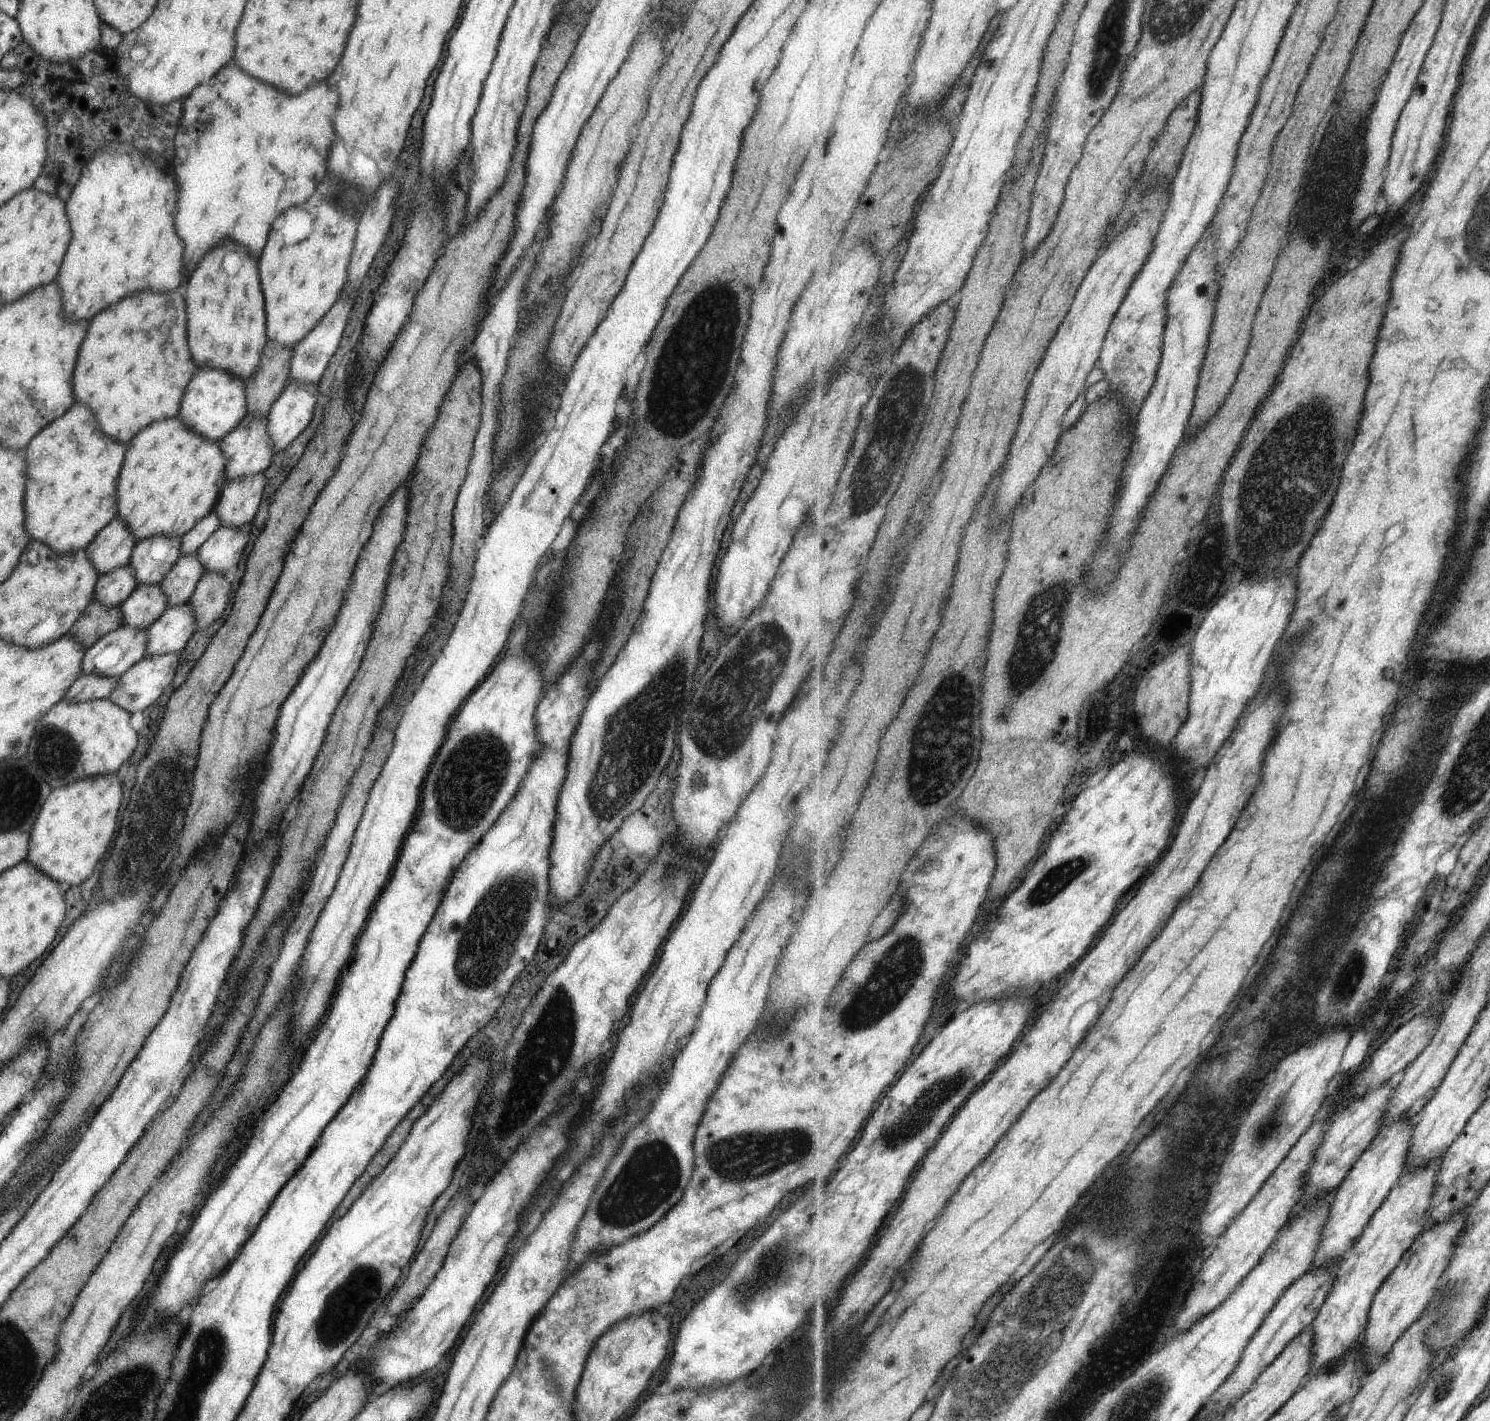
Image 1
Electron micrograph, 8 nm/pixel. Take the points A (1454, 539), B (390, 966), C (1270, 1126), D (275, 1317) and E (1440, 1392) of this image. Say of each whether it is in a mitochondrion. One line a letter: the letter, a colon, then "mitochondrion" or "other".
A: other
B: other
C: mitochondrion
D: other
E: mitochondrion

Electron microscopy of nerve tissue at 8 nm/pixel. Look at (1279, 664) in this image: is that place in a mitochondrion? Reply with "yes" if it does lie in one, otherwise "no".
no

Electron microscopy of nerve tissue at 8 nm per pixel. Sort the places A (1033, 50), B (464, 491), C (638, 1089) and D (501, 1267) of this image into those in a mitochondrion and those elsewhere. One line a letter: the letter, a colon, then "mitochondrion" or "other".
A: other
B: other
C: other
D: other

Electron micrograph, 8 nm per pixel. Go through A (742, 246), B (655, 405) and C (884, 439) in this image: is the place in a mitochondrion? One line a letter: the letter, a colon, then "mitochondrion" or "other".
A: other
B: mitochondrion
C: mitochondrion

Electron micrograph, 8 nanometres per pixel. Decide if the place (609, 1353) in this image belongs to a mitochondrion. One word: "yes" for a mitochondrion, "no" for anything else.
no

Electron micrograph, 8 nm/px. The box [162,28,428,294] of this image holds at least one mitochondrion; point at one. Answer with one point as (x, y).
(336, 200)

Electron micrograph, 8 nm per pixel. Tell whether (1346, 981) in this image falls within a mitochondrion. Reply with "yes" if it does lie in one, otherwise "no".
yes

